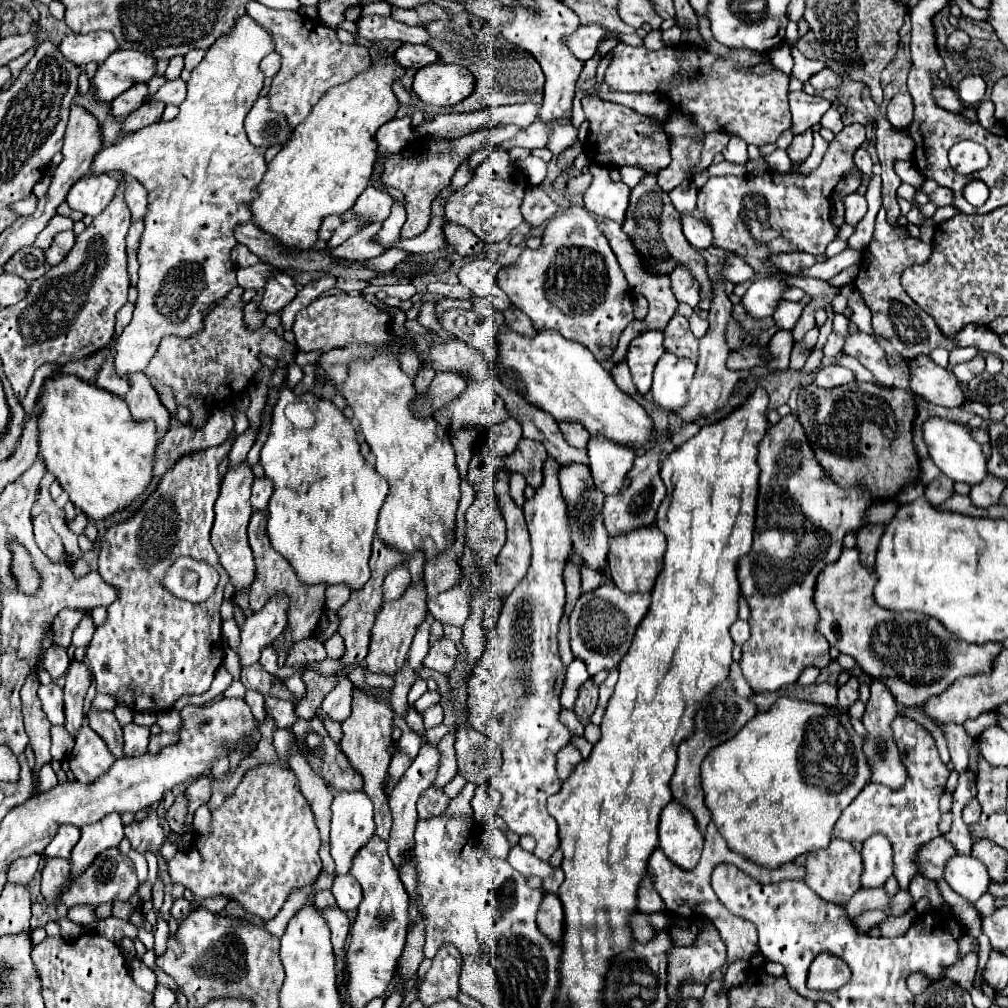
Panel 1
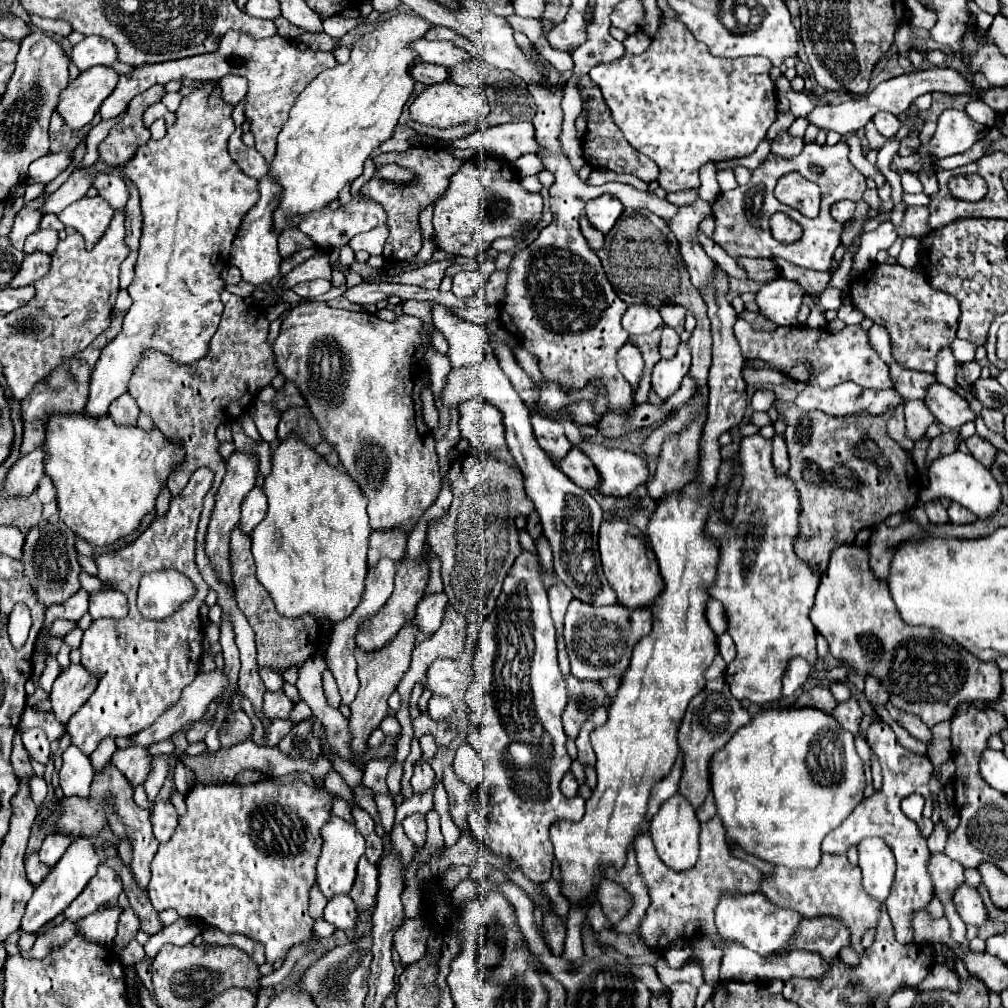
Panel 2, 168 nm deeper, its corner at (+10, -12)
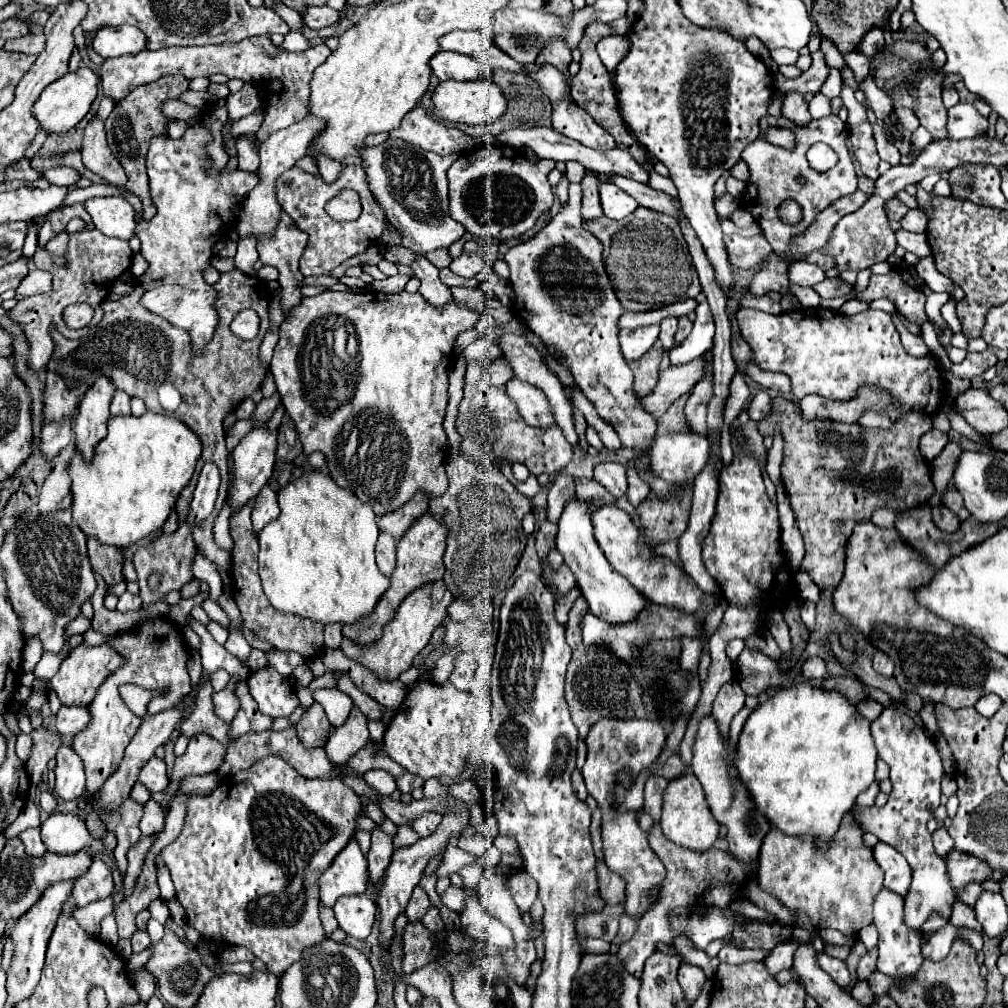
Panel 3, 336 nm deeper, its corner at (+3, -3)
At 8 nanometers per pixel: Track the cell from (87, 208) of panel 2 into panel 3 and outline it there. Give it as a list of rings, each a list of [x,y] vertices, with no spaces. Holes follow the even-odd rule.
[[[95,197],[85,201],[95,229],[107,237],[129,241],[135,233],[135,211],[121,197]]]

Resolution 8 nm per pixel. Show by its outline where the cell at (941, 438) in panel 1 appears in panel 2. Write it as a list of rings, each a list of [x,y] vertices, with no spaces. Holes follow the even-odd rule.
[[[956,450],[952,454],[942,454],[936,460],[930,462],[928,468],[928,488],[922,492],[922,500],[940,500],[940,498],[950,498],[952,502],[962,504],[970,512],[974,512],[978,518],[990,516],[998,506],[1000,506],[1000,486],[992,478],[990,470],[984,468],[972,454]]]

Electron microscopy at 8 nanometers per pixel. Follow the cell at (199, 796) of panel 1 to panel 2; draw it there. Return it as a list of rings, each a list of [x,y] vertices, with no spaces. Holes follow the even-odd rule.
[[[160,800],[152,806],[152,824],[154,824],[154,836],[162,844],[172,838],[174,830],[178,828],[178,812],[170,800]]]

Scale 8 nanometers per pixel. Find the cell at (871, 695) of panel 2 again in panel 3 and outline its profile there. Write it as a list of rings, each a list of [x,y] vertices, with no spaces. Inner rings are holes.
[[[877,651],[875,657],[873,657],[873,669],[885,677],[893,677],[893,661],[883,653],[883,651]]]

